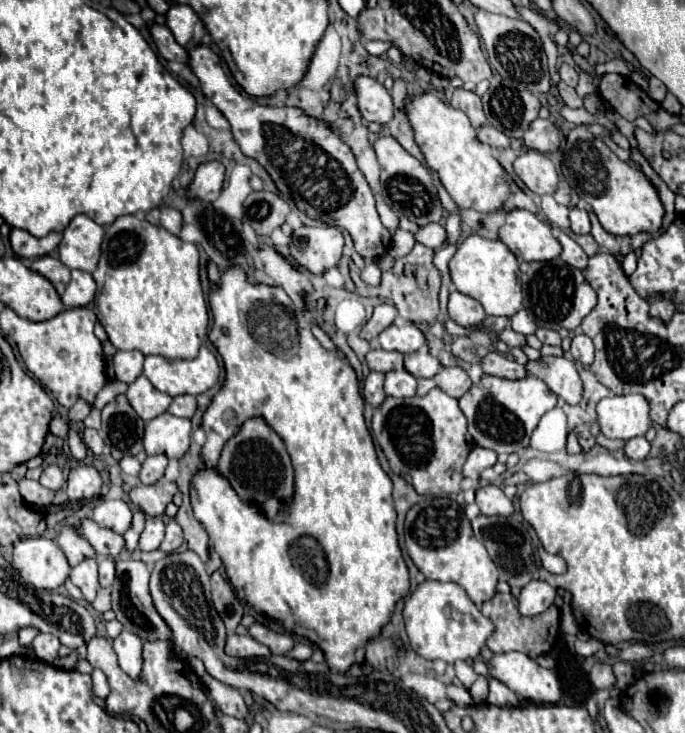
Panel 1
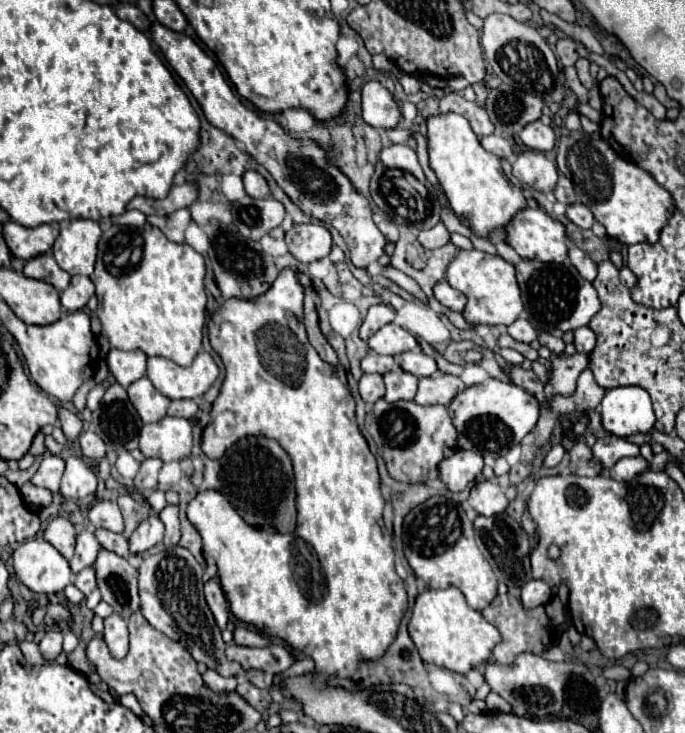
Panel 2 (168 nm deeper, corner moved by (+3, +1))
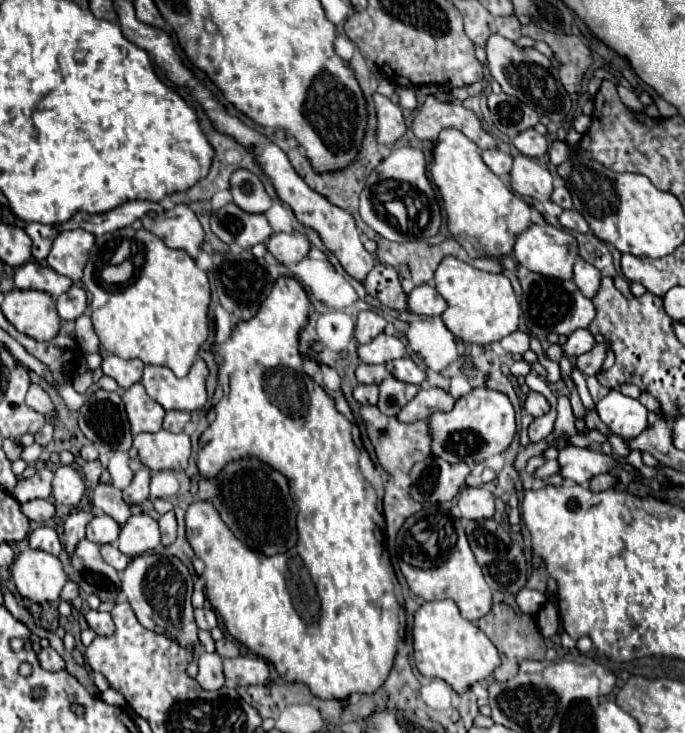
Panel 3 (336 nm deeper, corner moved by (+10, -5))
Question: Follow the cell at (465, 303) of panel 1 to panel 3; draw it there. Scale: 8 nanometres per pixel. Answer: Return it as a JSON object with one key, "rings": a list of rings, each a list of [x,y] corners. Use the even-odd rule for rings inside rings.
{"rings":[[[422,284],[408,294],[408,312],[418,316],[440,316],[446,310],[446,300],[438,296],[434,286]]]}

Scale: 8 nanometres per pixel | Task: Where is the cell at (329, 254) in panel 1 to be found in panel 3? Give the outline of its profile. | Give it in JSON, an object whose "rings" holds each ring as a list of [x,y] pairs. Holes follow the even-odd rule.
{"rings":[[[290,232],[290,234],[272,234],[266,242],[268,252],[282,262],[284,266],[298,264],[310,250],[310,242],[302,232]]]}

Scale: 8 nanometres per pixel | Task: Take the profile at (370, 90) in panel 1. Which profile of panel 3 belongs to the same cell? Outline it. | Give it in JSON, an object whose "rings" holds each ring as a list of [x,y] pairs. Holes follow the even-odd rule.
{"rings":[[[374,94],[374,104],[376,104],[376,116],[378,116],[376,140],[384,146],[392,146],[406,134],[402,110],[398,104],[390,102],[390,98],[382,94]]]}

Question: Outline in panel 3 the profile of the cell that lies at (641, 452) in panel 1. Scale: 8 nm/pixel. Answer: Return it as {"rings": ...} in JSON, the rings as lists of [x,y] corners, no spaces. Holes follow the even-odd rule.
{"rings":[[[576,446],[564,448],[558,454],[558,464],[560,464],[558,474],[564,480],[572,480],[576,484],[586,484],[592,476],[604,474],[610,468],[618,466],[612,454],[596,452],[590,448],[576,448]]]}

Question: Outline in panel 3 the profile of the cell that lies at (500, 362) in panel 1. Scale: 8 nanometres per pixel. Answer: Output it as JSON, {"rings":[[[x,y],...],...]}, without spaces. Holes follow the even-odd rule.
{"rings":[[[530,392],[528,398],[526,398],[526,412],[532,414],[532,416],[542,416],[550,410],[550,402],[538,394],[538,392]]]}

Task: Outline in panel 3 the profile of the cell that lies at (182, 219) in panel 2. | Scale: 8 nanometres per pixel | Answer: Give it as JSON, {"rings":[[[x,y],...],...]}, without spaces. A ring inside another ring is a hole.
{"rings":[[[176,204],[174,208],[164,210],[162,214],[148,212],[142,218],[142,224],[146,230],[162,238],[166,246],[182,248],[192,258],[196,258],[202,250],[204,230],[188,204]]]}

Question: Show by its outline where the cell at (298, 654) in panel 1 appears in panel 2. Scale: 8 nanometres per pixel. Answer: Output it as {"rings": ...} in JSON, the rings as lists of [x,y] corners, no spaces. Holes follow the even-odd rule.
{"rings":[[[231,644],[227,646],[227,658],[239,662],[243,668],[259,668],[265,674],[285,672],[295,662],[291,650],[281,644],[271,644],[265,648],[247,648]]]}

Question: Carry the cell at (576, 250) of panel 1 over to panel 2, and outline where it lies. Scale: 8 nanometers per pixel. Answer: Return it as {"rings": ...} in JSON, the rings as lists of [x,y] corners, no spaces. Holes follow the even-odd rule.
{"rings":[[[569,246],[569,252],[567,252],[567,256],[569,256],[569,260],[571,260],[571,264],[579,270],[579,274],[585,278],[585,280],[593,280],[595,276],[597,276],[597,264],[583,252],[583,250],[579,250],[577,246]]]}

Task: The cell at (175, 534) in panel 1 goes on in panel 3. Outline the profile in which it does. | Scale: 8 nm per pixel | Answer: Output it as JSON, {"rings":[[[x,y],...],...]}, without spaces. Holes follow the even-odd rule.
{"rings":[[[174,510],[160,516],[160,532],[162,532],[162,544],[172,544],[176,540],[176,516]]]}

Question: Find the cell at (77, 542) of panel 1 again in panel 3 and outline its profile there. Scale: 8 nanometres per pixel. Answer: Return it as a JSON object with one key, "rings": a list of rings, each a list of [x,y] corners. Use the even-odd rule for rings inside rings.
{"rings":[[[40,526],[36,530],[32,530],[28,534],[28,546],[34,548],[34,550],[44,550],[44,552],[50,552],[54,556],[60,554],[62,546],[58,542],[58,534],[54,528],[50,526]]]}

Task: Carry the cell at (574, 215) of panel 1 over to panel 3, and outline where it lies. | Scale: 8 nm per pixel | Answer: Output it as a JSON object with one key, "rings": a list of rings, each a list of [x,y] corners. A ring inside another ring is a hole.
{"rings":[[[564,210],[560,214],[560,224],[566,228],[566,230],[576,230],[576,232],[588,232],[588,222],[576,212],[576,210]]]}

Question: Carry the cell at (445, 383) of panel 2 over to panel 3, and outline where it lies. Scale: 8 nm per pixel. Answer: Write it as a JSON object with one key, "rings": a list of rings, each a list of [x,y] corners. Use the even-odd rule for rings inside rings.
{"rings":[[[422,388],[400,412],[398,420],[400,422],[418,422],[426,420],[434,412],[450,412],[454,406],[454,398],[440,390],[440,388]]]}

